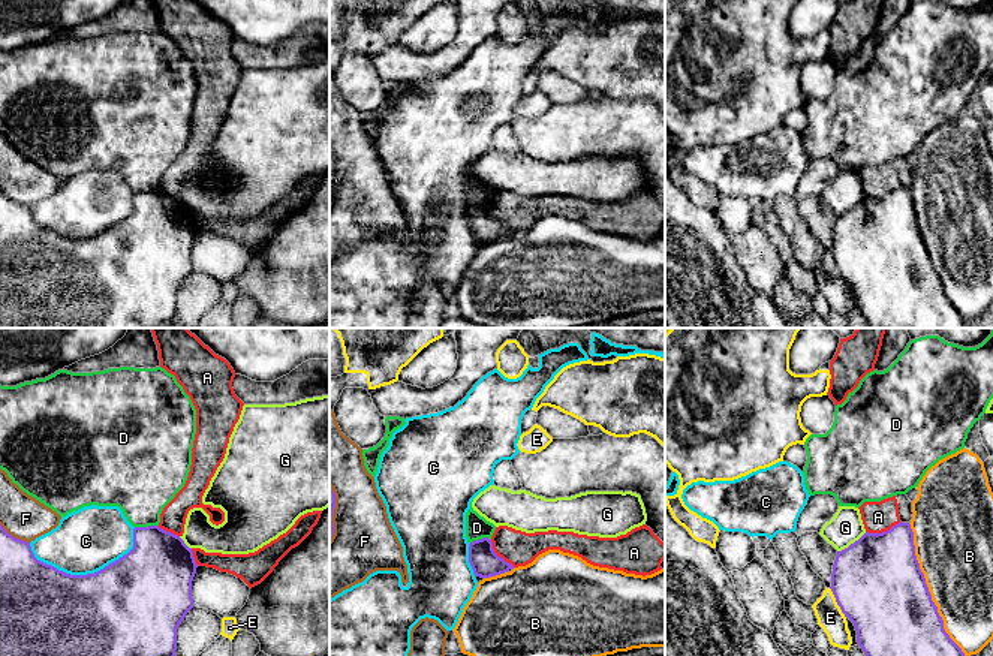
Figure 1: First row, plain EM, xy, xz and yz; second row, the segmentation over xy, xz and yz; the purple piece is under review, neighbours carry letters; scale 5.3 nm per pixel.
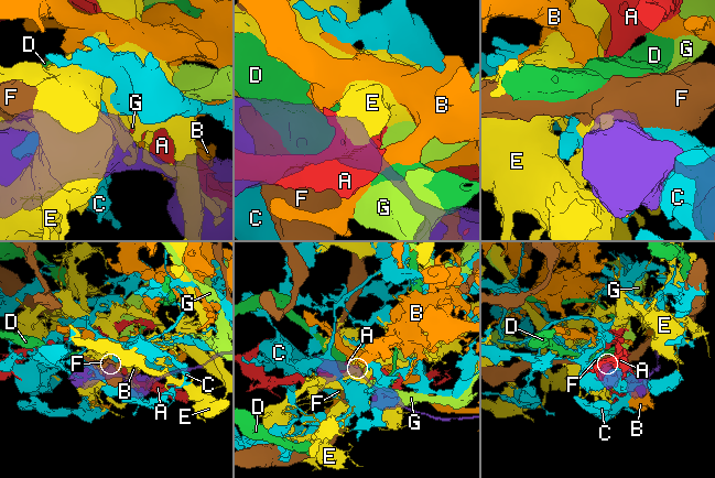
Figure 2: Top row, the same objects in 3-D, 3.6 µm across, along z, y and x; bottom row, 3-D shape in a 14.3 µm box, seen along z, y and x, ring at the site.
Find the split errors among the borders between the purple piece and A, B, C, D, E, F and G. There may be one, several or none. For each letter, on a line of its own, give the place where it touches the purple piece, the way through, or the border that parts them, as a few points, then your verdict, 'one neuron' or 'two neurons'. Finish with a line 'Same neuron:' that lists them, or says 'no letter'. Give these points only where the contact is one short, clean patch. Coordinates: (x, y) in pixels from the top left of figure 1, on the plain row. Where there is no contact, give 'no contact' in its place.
A: yz (882, 196) | two neurons
B: yz (927, 255) | two neurons
C: xy (87, 238) | two neurons
D: xy (146, 192) | along xy (158, 189), (135, 192) | two neurons
E: yz (836, 265) | two neurons
F: xz (333, 178) | two neurons
G: yz (851, 208) | along yz (866, 196), (837, 216) | two neurons
Same neuron: no letter

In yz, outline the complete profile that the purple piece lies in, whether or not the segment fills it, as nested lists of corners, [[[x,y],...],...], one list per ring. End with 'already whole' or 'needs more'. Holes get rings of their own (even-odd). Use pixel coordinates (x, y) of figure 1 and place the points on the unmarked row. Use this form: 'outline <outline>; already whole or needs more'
outline [[[909,187],[882,198],[866,196],[837,216],[831,256],[842,277],[854,288],[857,307],[873,328],[966,328],[962,313],[944,294],[944,285],[926,249],[915,220]]]; already whole

